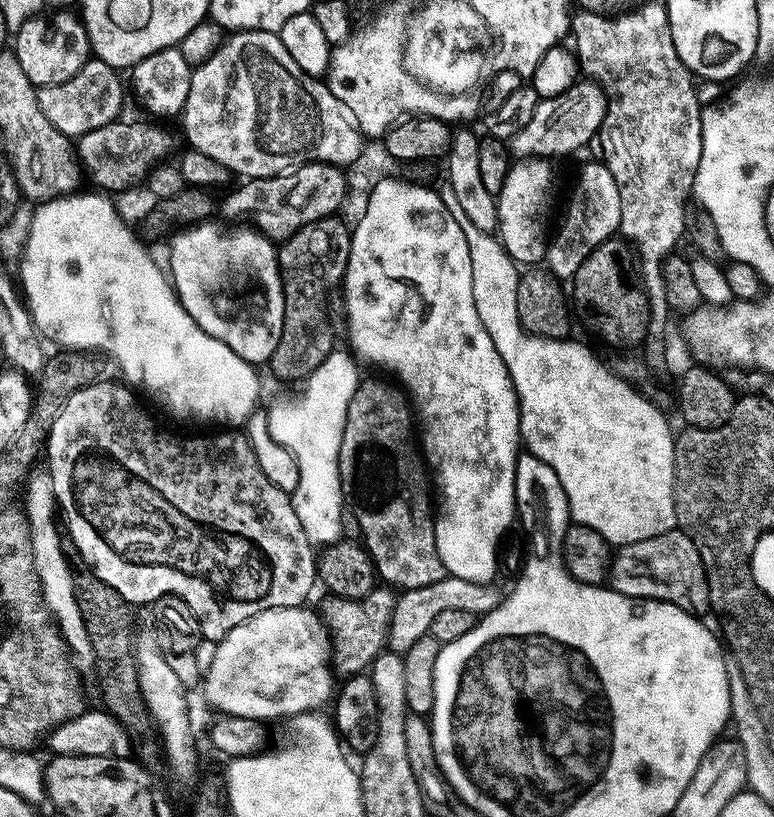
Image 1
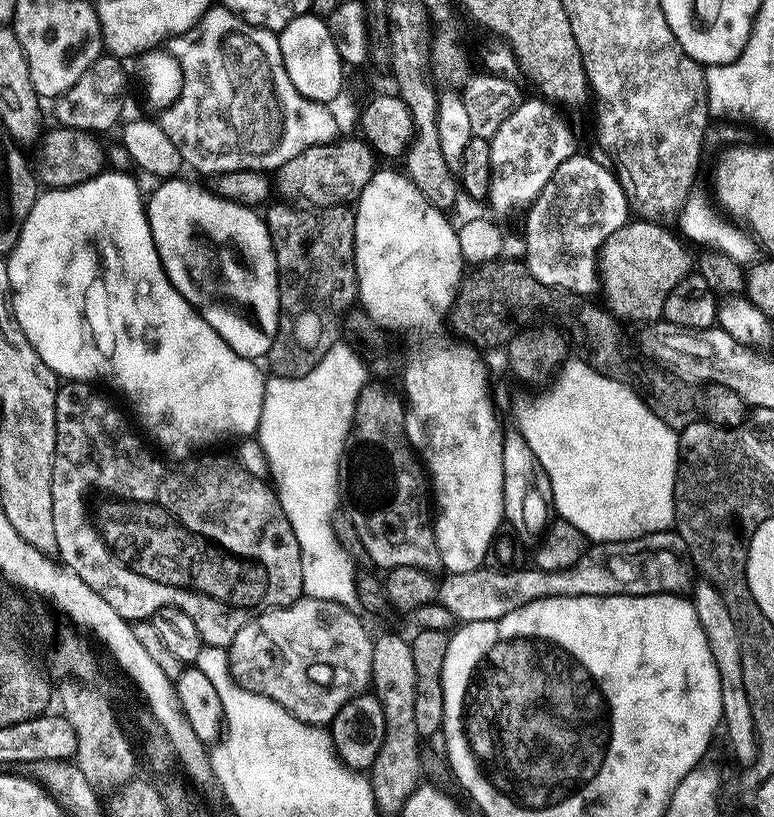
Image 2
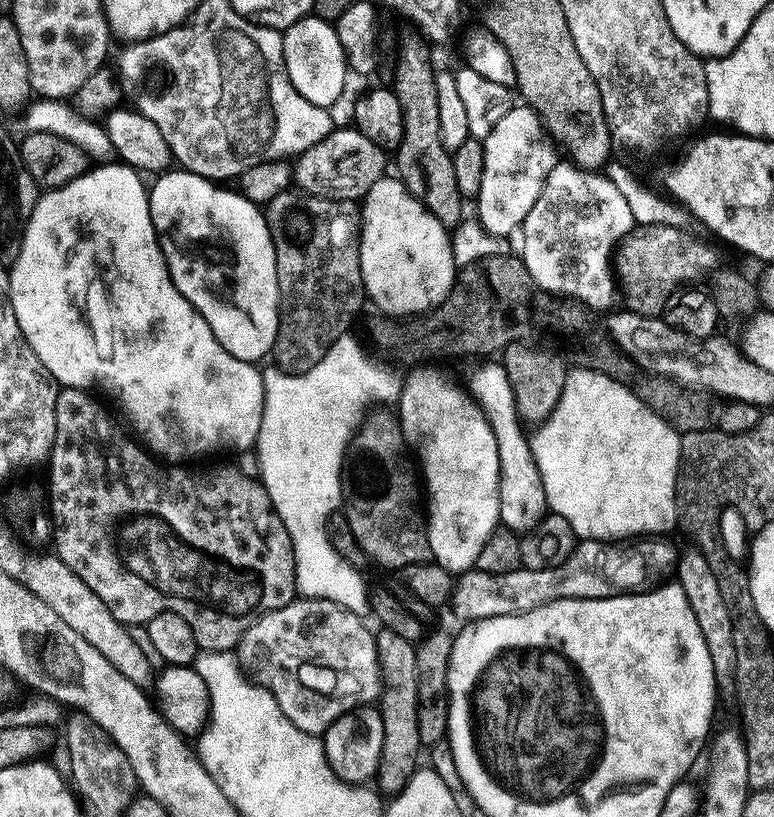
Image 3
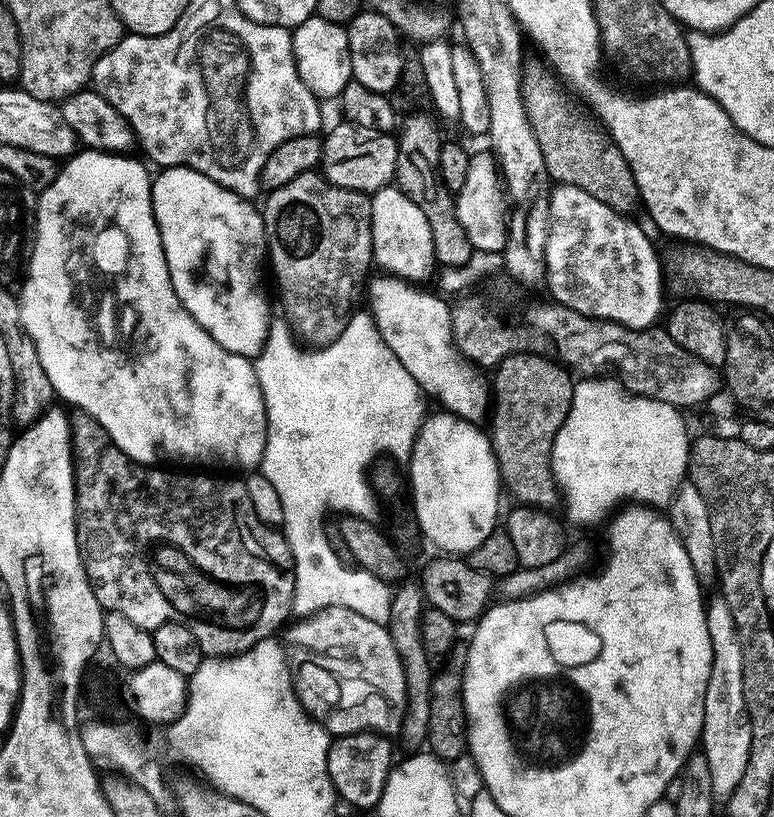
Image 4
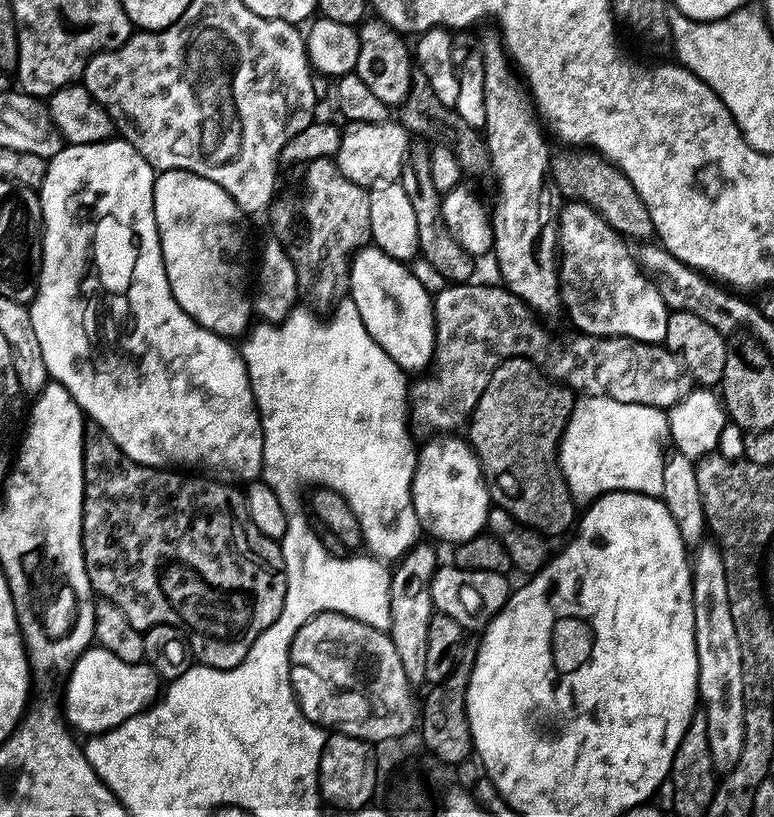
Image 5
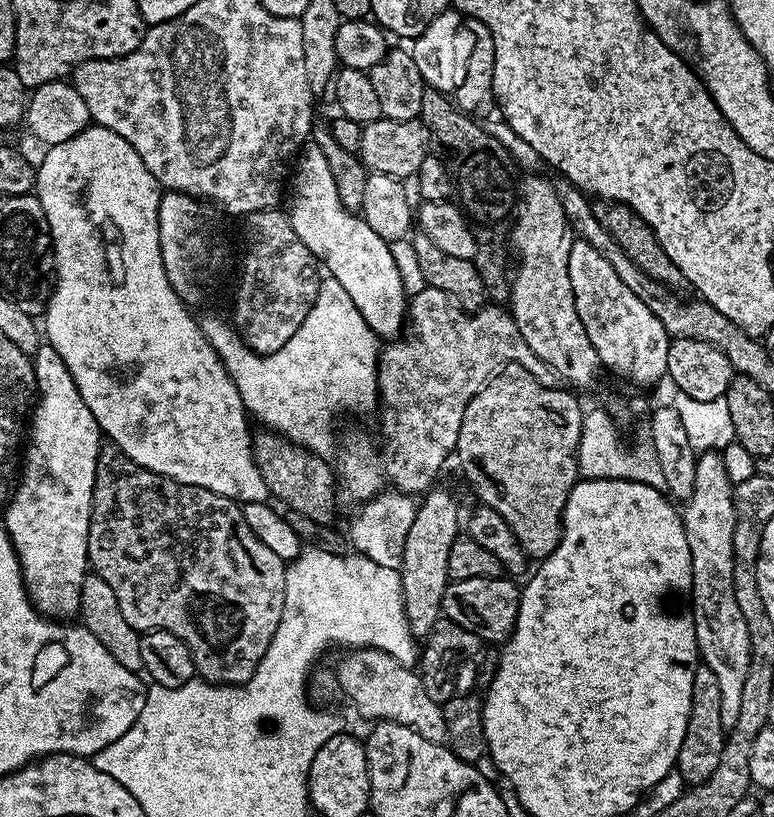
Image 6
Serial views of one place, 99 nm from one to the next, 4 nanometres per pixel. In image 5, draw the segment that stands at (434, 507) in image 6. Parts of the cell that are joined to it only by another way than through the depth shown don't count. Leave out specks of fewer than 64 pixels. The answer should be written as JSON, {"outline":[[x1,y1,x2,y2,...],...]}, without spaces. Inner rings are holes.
{"outline":[[417,542,391,569,390,635,398,658,402,658,402,670,406,670,406,678,413,686,423,685,426,681,426,638,430,634,430,618,434,615,430,586,437,567,435,550,424,542]]}

